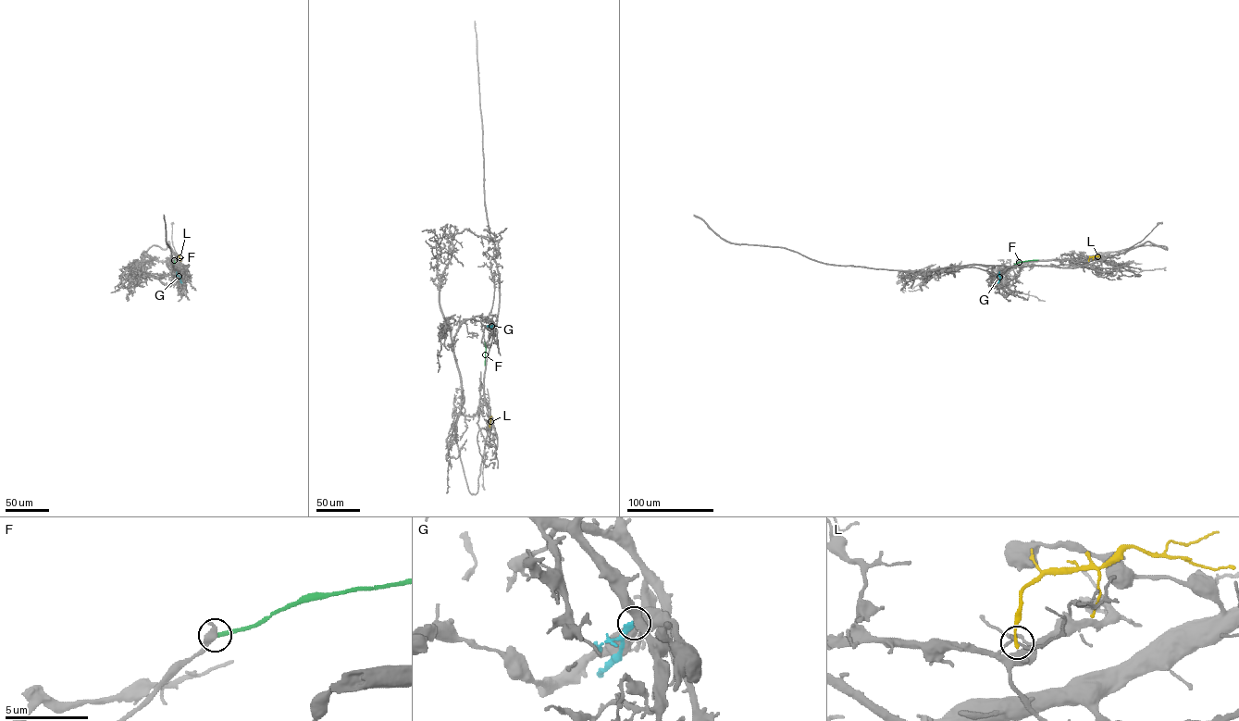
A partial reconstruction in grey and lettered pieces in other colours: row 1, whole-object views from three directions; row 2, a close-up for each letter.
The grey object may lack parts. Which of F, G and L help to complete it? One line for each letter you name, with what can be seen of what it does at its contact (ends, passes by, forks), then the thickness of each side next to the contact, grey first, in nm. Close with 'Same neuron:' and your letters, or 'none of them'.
Same neuron: none of them

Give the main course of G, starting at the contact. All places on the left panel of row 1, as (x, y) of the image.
G: (181, 282), (176, 271)

